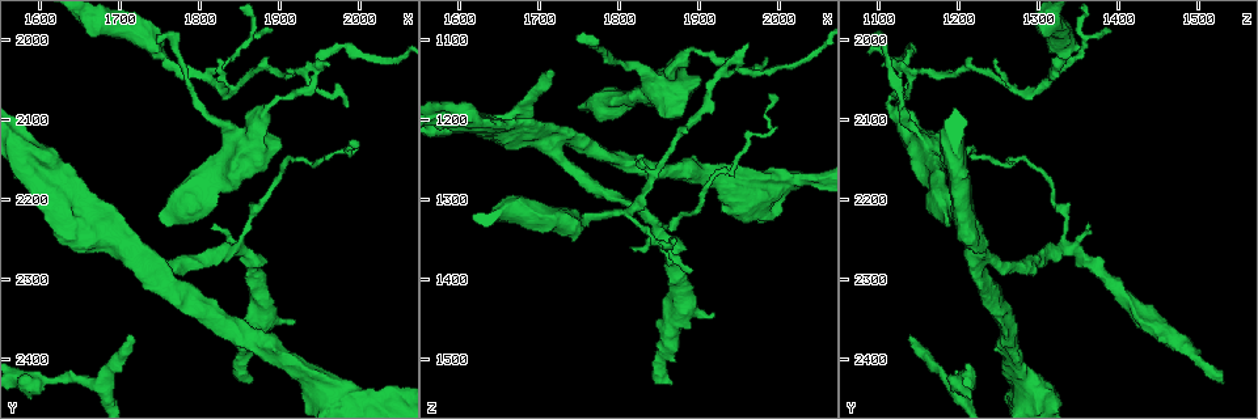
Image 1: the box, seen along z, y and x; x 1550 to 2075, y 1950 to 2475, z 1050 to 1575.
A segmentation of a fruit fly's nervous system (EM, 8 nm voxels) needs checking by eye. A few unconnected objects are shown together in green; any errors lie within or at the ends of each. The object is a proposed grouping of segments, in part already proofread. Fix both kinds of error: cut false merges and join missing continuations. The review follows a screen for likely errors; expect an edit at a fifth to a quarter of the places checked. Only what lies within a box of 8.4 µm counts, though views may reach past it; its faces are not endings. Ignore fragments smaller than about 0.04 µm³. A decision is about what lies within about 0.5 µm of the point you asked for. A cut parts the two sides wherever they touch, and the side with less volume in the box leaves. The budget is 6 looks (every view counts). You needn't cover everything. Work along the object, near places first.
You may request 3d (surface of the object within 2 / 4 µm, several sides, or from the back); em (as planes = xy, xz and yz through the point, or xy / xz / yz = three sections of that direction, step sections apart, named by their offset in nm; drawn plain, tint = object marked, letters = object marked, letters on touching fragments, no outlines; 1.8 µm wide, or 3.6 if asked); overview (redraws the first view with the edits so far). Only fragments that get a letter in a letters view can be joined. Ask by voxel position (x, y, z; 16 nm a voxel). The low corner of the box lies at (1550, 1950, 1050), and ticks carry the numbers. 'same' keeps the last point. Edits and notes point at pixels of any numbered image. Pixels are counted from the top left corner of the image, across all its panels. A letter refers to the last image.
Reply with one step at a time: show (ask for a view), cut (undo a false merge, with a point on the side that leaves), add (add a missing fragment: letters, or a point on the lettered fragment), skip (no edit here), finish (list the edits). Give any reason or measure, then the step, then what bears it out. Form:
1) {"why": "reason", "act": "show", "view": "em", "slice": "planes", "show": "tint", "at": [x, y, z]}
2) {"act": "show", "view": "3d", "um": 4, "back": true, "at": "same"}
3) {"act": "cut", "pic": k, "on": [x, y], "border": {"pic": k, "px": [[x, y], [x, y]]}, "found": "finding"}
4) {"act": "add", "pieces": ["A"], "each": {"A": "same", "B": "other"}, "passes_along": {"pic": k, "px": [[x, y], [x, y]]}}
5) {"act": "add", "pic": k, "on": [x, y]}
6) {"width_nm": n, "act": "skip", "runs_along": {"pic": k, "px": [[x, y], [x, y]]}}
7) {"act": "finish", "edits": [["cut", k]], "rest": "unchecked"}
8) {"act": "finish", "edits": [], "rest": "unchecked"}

{"why": "long arm stops here", "act": "show", "view": "em", "slice": "planes", "show": "plain", "at": [1865, 2430, 1530]}

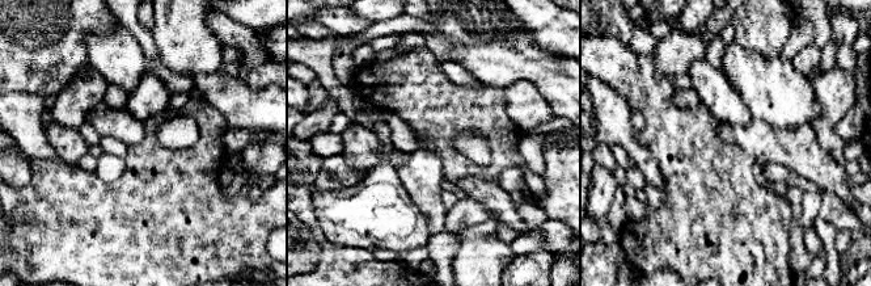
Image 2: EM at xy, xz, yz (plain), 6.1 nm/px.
{"why": "what lies round it", "act": "show", "view": "em", "slice": "planes", "show": "letters", "at": "same"}

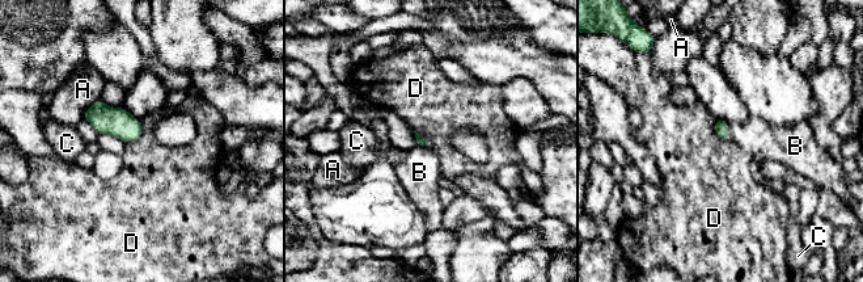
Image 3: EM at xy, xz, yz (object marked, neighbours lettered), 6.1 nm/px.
{"act": "add", "pieces": ["B"], "each": {"A": "other", "B": "same", "C": "other", "D": "other"}, "passes_along": {"pic": 3, "px": [[720, 125], [727, 131], [765, 142]]}, "found": "the neuron continues"}

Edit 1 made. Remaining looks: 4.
{"why": "see it whole again", "act": "show", "view": "overview"}

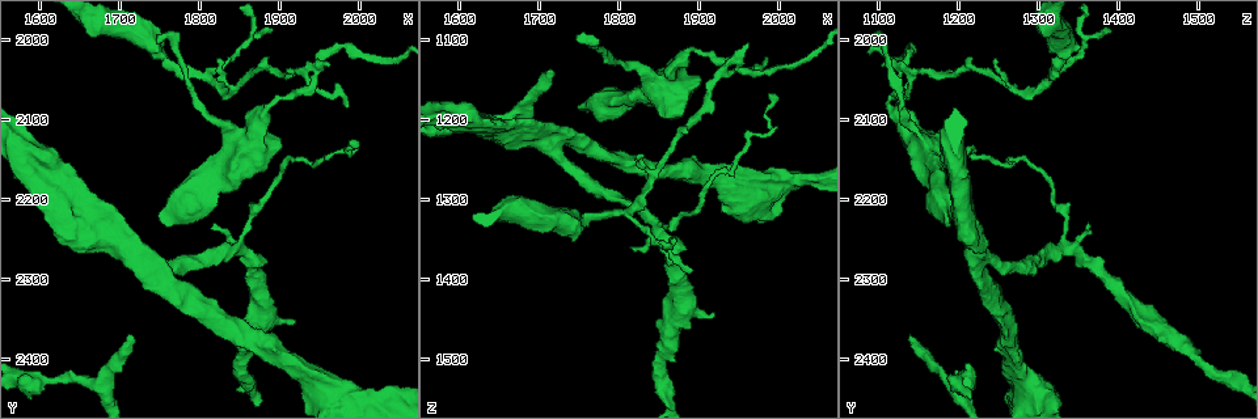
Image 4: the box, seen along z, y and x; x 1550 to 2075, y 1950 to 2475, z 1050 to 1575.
{"why": "thick turns thin", "act": "show", "view": "em", "um": 3.6, "slice": "planes", "show": "letters", "at": [1945, 2420, 1285]}

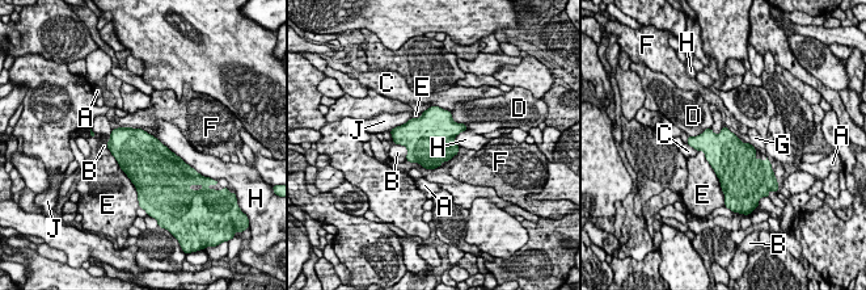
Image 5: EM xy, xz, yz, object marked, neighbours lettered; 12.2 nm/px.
{"width_nm": 500, "act": "skip", "each": {"A": "other", "B": "other", "C": "other", "D": "other", "E": "other", "F": "other", "G": "other", "H": "other", "J": "other"}, "found": "all the same neuron"}

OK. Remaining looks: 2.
{"why": "an open end", "act": "show", "view": "em", "slice": "planes", "show": "letters", "at": [1715, 2370, 1135]}

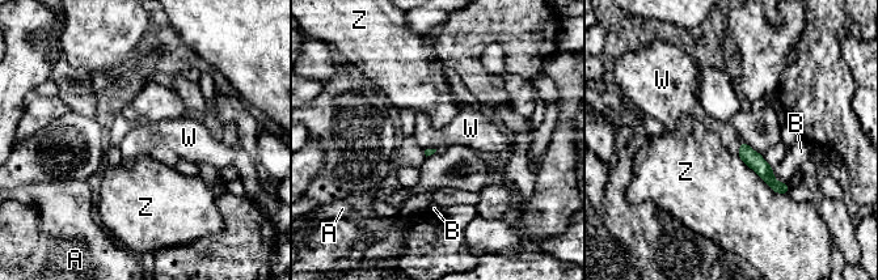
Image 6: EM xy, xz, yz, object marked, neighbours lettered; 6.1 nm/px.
{"longest_contact_nm": ["Z", 400], "act": "add", "pieces": ["W"], "each": {"A": "other", "B": "other", "W": "same", "Z": "other"}, "passes_along": {"pic": 6, "px": [[754, 160], [739, 148], [726, 132]]}, "found": "the neuron continues"}

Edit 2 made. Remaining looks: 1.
{"act": "finish", "edits": [["add", 3], ["add", 6]], "rest": "unchecked"}

